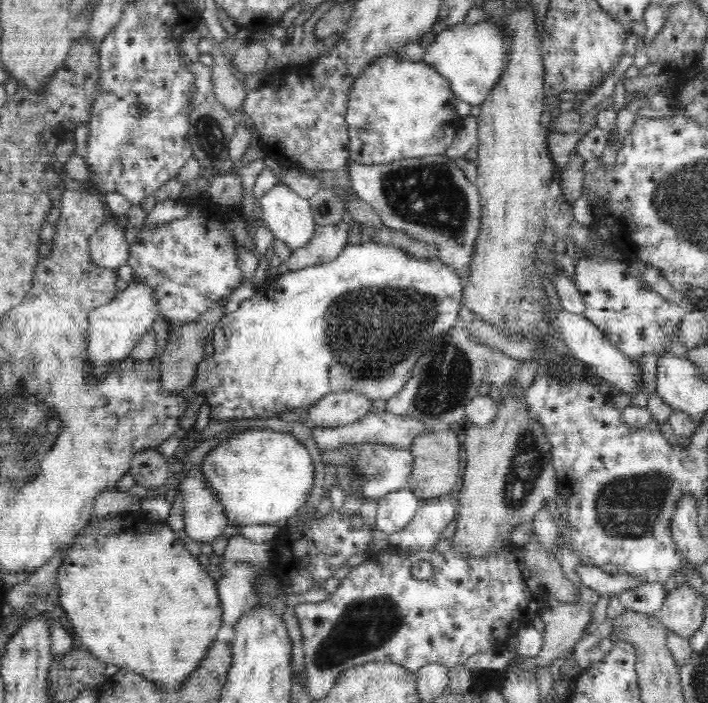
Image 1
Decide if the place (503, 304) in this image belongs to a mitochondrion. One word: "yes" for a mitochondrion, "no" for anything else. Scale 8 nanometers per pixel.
no

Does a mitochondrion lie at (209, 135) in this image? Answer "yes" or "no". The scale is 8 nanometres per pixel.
yes

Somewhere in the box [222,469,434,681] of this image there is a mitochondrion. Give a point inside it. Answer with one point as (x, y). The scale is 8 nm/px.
(363, 625)

